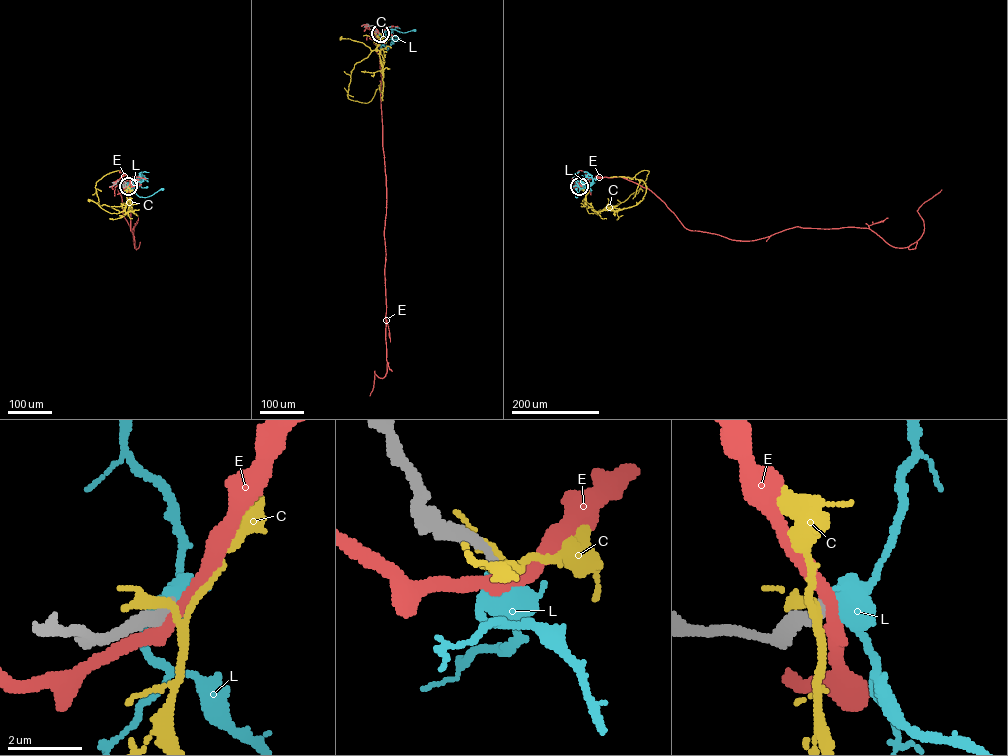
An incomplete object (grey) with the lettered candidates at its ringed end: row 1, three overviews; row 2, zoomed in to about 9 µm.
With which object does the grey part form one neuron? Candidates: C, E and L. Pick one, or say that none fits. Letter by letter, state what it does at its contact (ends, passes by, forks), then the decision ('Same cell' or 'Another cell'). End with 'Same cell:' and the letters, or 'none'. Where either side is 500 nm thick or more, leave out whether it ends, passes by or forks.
C: It forks there. Another cell
E: It passes by. Another cell
L: It forks there. Another cell
Same cell: none

